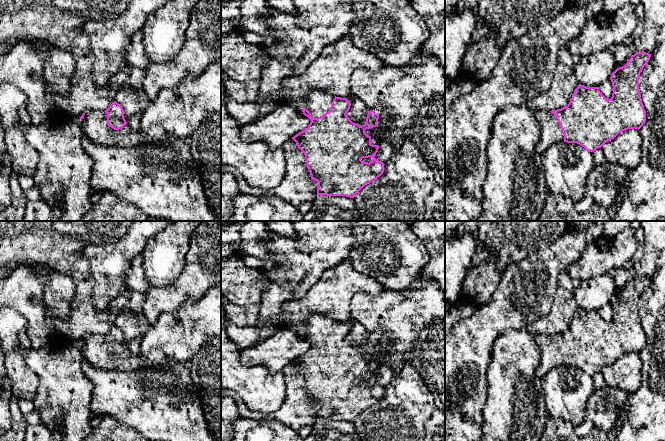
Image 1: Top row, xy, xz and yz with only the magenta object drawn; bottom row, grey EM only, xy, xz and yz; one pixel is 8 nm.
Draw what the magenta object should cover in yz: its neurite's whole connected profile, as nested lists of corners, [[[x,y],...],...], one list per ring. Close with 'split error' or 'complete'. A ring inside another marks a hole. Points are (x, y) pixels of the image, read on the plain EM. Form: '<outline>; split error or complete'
[[[636,276],[624,290],[612,297],[610,304],[613,317],[610,323],[607,323],[598,311],[579,308],[567,330],[553,335],[536,335],[536,342],[541,348],[542,355],[535,375],[543,379],[552,368],[564,365],[577,367],[587,375],[593,376],[625,354],[639,354],[646,346],[646,335],[639,315],[639,302],[650,281],[649,277]]]; split error

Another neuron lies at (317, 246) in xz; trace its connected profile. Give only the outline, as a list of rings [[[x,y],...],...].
[[[292,221],[292,224],[295,231],[293,238],[269,232],[269,258],[263,270],[271,283],[262,294],[257,326],[279,318],[286,301],[303,298],[324,271],[349,260],[355,242],[350,221]]]

